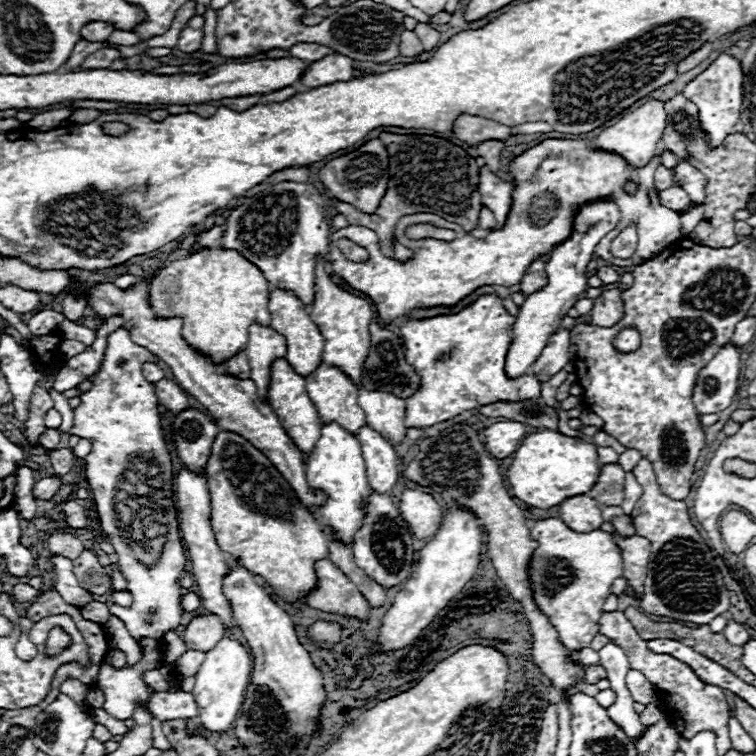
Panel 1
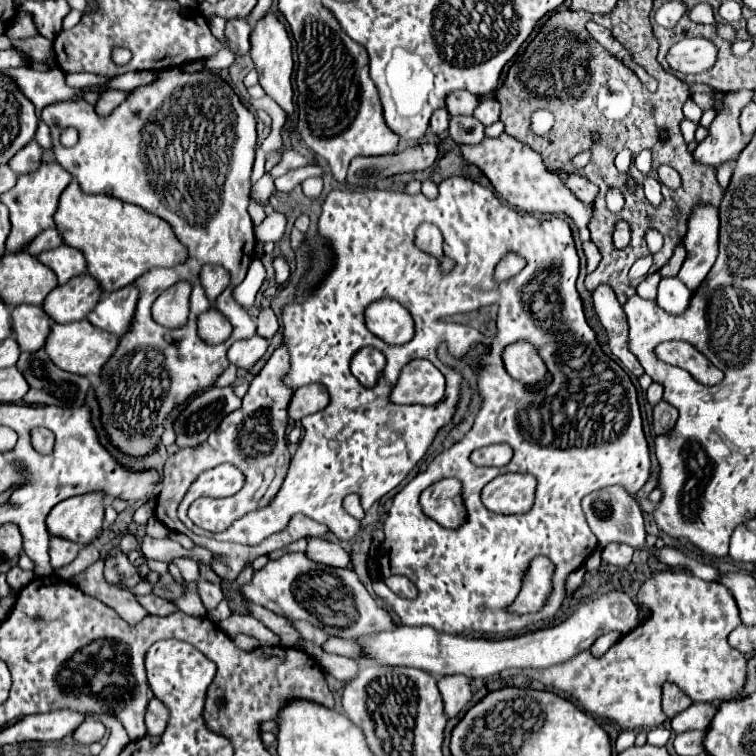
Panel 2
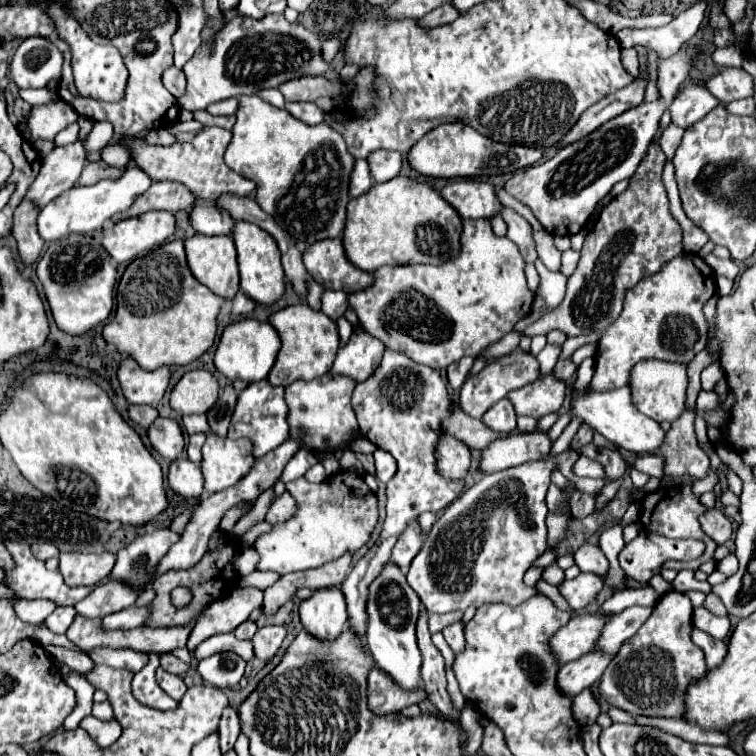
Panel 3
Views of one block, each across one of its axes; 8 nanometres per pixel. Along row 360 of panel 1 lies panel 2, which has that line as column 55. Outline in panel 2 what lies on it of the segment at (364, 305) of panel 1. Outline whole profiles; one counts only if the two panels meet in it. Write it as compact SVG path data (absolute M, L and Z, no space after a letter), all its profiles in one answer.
M78 320L74 324L58 324L54 326L54 334L50 334L50 342L46 342L46 352L50 360L72 374L80 376L100 376L104 364L110 360L110 356L116 352L120 344L120 338L116 334L110 334L106 330L100 330L92 326L88 320Z

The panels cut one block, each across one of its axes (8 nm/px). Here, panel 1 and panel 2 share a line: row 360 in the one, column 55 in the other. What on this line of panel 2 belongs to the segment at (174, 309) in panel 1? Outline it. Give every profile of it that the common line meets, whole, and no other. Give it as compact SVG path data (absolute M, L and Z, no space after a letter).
M72 180L62 192L54 222L62 240L84 252L88 272L100 280L104 294L132 284L150 268L174 268L188 260L188 250L178 242L168 222L118 198L106 194L86 194L80 190L76 180Z

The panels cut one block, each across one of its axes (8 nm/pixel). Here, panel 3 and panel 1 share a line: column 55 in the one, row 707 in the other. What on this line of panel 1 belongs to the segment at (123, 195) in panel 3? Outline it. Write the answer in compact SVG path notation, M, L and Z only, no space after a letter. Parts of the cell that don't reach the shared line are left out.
M226 636L212 650L206 652L202 666L196 672L196 686L192 694L198 700L198 708L200 708L198 718L208 730L226 732L232 726L232 722L238 718L240 706L244 702L244 690L250 684L252 662L254 660L250 652L238 640Z

